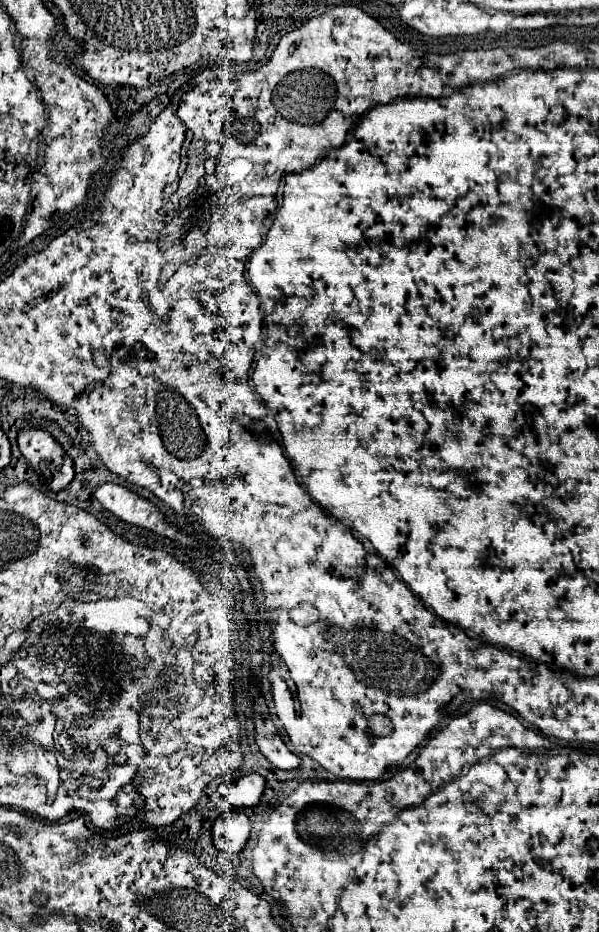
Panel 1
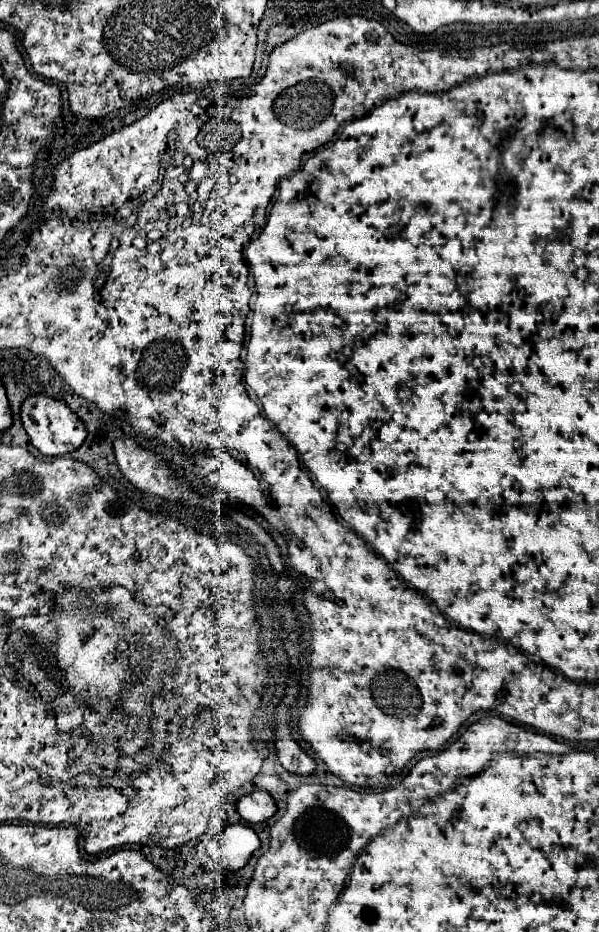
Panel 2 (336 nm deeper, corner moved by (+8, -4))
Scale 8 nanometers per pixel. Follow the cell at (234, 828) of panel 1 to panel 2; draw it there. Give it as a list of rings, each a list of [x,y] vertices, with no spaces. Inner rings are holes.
[[[245,823],[227,825],[219,835],[219,857],[217,863],[223,869],[237,871],[247,865],[251,855],[261,847],[257,833]]]

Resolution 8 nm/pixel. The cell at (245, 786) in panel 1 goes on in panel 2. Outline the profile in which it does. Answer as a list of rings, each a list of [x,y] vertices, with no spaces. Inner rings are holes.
[[[253,791],[239,799],[237,811],[245,821],[249,821],[251,825],[257,825],[273,817],[277,811],[277,805],[267,791]]]

